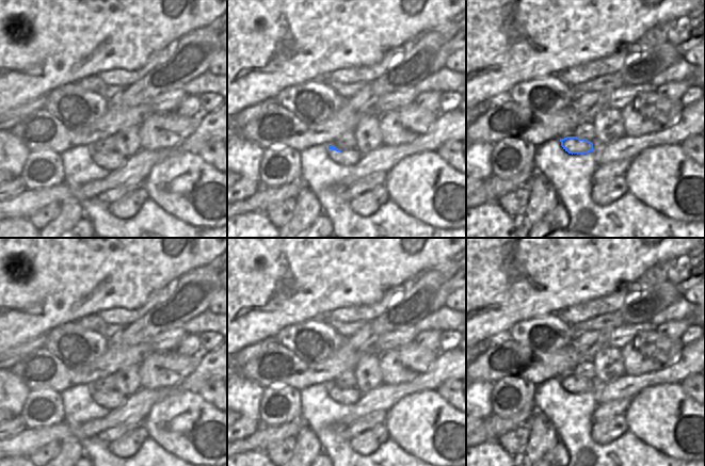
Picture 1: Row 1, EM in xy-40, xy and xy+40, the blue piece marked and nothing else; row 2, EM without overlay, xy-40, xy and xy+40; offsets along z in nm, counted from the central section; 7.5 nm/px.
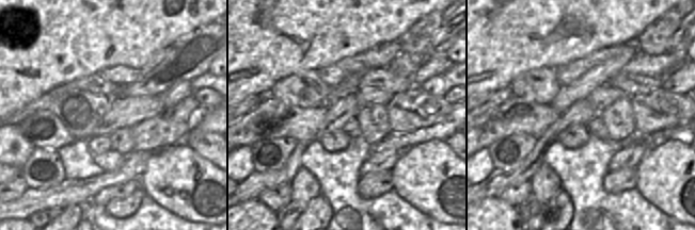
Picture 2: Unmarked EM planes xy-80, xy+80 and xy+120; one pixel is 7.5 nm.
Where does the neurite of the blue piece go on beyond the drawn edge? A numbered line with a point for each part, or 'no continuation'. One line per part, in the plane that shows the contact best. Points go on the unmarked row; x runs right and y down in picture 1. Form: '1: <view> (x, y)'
1: xy (347, 396)

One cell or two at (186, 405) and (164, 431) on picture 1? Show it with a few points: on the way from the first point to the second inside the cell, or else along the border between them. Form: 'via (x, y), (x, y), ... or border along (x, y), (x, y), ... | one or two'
via (183, 412), (171, 424) | one

